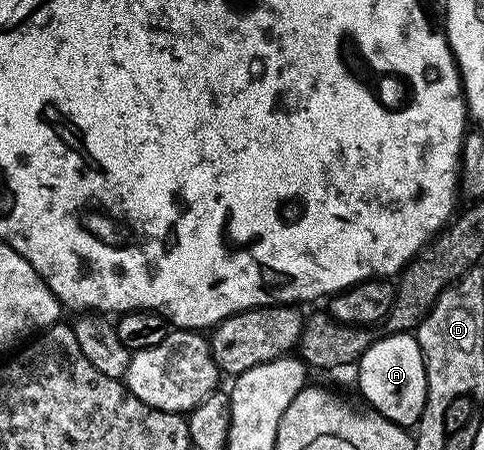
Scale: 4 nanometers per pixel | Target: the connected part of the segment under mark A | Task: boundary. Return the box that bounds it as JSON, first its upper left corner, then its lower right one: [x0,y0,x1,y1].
[357,332,427,427]

